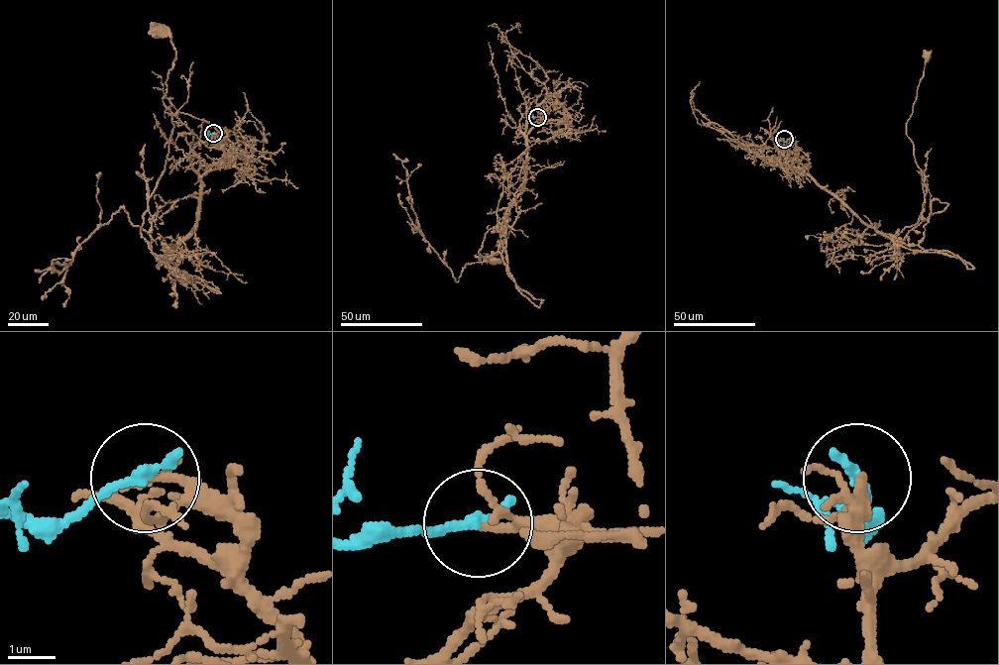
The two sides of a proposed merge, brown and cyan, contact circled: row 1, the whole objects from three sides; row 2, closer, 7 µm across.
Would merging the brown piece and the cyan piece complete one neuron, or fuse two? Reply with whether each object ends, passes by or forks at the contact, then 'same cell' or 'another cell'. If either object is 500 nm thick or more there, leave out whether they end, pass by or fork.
brown passes by | cyan ends | same cell

